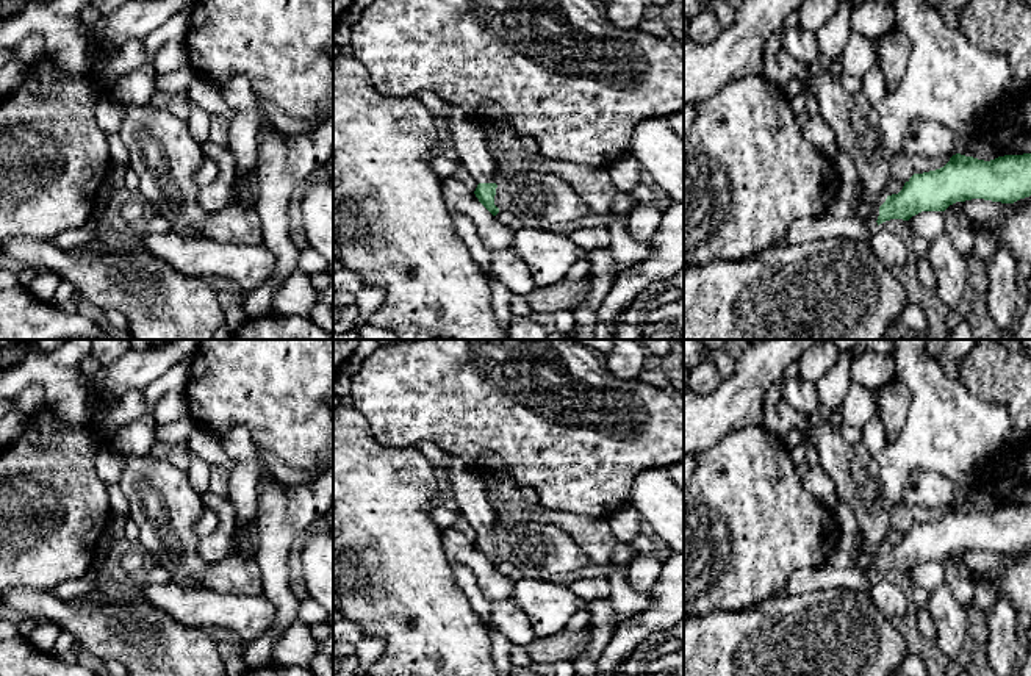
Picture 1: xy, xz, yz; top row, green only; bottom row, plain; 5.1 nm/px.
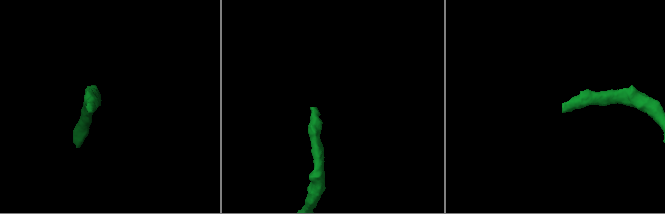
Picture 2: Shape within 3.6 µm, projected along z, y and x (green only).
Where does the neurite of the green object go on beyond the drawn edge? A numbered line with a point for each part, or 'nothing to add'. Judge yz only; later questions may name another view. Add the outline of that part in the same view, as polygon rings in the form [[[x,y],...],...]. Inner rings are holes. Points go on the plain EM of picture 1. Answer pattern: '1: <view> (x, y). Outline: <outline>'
1: yz (864, 559). Outline: [[[839,502],[832,510],[832,515],[843,537],[850,540],[848,552],[853,560],[851,568],[865,573],[876,573],[879,566],[879,556],[862,543],[860,529],[853,509],[845,502]]]

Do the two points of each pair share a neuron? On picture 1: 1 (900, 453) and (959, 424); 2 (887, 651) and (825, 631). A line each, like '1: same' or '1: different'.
1: same
2: same

